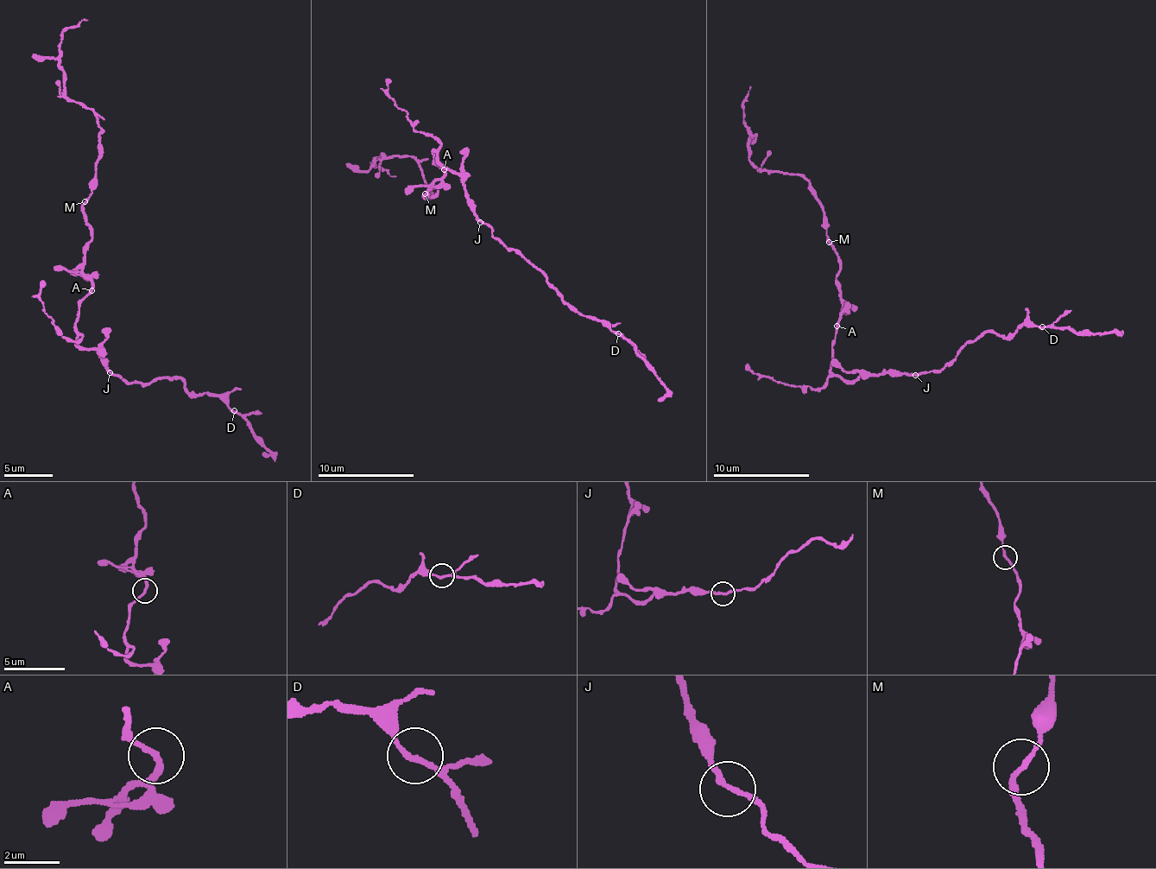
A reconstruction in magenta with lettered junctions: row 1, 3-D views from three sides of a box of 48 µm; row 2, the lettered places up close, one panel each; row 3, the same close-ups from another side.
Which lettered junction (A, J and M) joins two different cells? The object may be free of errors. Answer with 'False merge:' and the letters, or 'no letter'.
False merge: no letter

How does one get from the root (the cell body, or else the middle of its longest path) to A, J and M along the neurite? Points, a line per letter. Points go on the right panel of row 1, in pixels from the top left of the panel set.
A: (830, 368), (836, 326)
J: (830, 368), (832, 372), (849, 382), (881, 372), (914, 374)
M: (830, 368), (843, 299), (836, 278), (838, 253), (829, 242)

